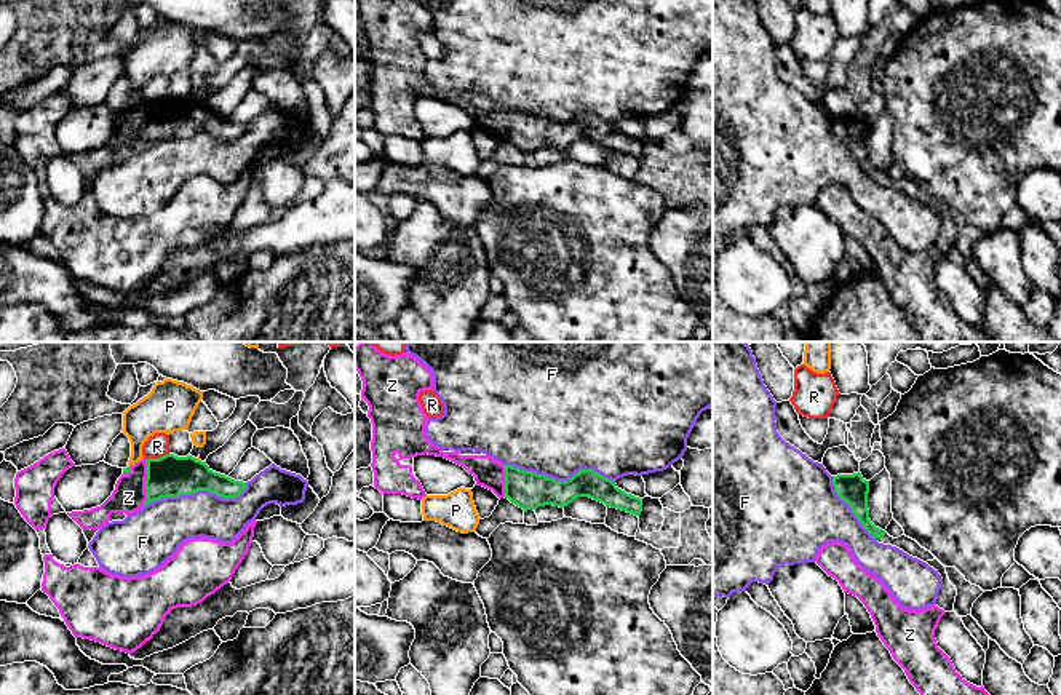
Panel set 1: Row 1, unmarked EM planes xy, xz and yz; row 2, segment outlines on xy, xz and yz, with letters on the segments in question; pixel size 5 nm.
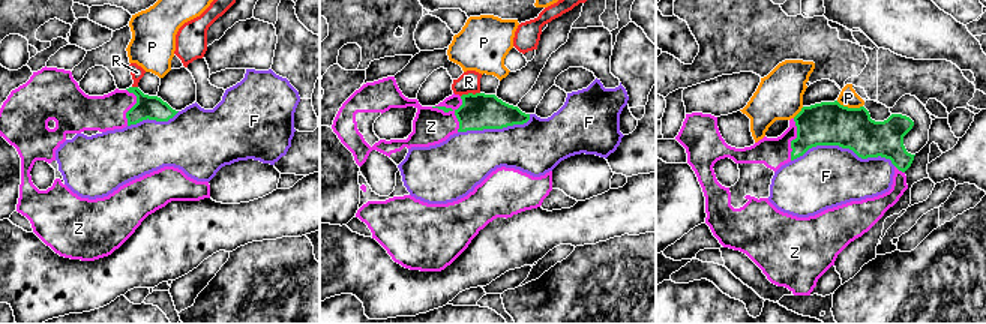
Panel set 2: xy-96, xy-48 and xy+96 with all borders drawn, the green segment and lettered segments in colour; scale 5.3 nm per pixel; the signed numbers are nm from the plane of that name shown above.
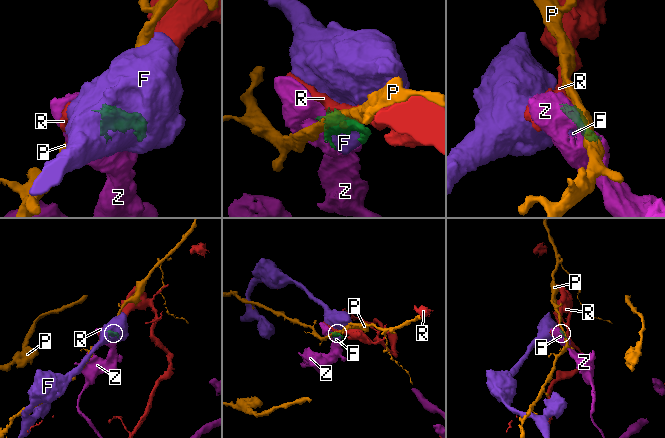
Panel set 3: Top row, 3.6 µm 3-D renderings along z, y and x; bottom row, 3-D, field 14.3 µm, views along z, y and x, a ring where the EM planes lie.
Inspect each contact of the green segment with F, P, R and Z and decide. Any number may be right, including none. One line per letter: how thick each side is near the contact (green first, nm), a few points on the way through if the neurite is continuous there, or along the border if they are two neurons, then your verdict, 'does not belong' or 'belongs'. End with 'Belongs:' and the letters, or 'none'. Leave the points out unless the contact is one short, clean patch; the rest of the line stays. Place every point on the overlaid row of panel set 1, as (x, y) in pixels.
F: calibres 190 and 460 nm; does not belong
P: calibres 200 and 20 nm; does not belong
R: calibres 200 and 120 nm; border xy (168, 452), (147, 459); does not belong
Z: calibres 200 and 160 nm; belongs
Belongs: Z

